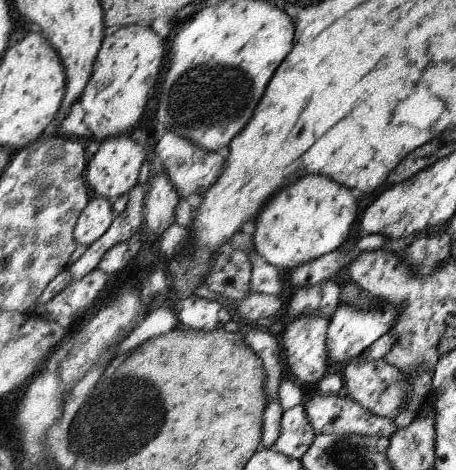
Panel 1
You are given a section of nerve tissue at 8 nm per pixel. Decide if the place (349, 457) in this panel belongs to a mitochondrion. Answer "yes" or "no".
yes

